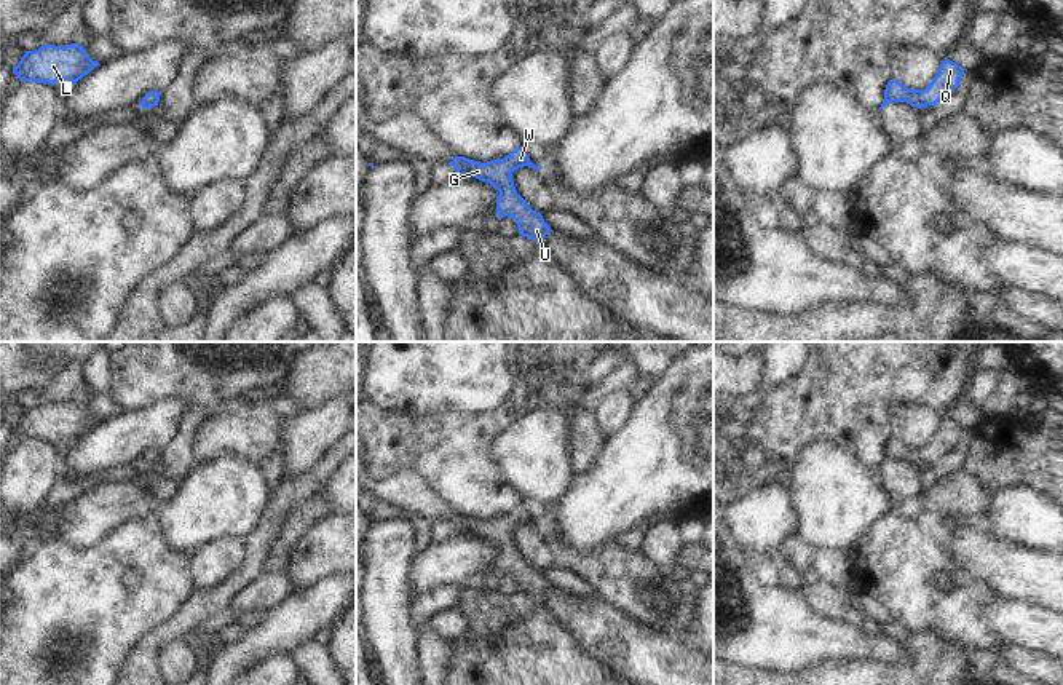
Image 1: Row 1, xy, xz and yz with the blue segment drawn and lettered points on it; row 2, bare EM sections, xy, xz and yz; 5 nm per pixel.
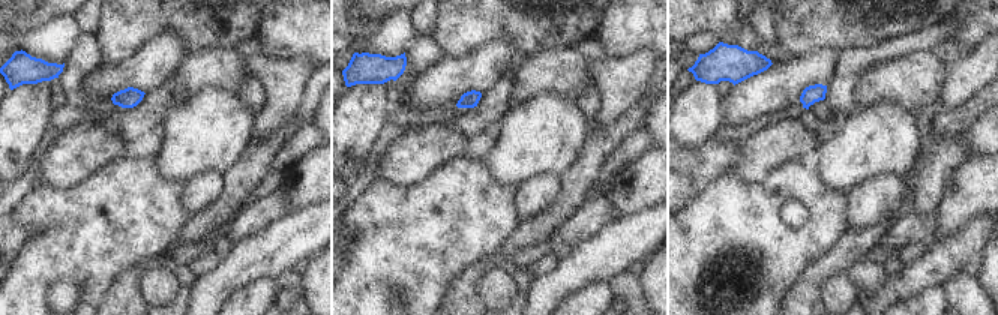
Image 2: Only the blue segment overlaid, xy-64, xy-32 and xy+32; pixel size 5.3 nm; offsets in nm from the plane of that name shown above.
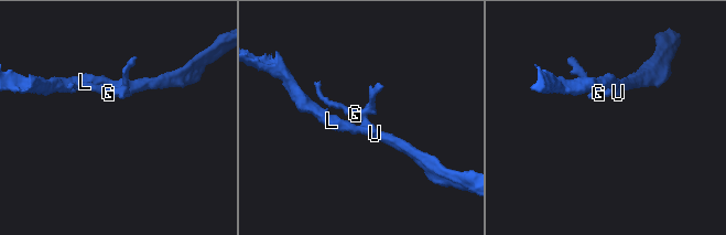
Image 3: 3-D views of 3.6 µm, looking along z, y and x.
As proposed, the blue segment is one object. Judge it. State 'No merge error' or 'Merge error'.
No merge error.

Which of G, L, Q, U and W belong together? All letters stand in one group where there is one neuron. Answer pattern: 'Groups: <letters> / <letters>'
Groups: G L Q U W.

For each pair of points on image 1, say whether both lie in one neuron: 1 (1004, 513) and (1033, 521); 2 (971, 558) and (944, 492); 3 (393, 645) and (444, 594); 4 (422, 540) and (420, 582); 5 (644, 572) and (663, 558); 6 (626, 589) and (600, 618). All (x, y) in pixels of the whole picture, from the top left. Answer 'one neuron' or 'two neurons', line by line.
1: one neuron
2: two neurons
3: two neurons
4: two neurons
5: two neurons
6: two neurons

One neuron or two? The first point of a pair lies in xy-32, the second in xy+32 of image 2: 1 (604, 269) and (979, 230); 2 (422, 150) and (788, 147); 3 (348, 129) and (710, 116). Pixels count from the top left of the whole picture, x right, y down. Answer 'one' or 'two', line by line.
1: one
2: one
3: one

